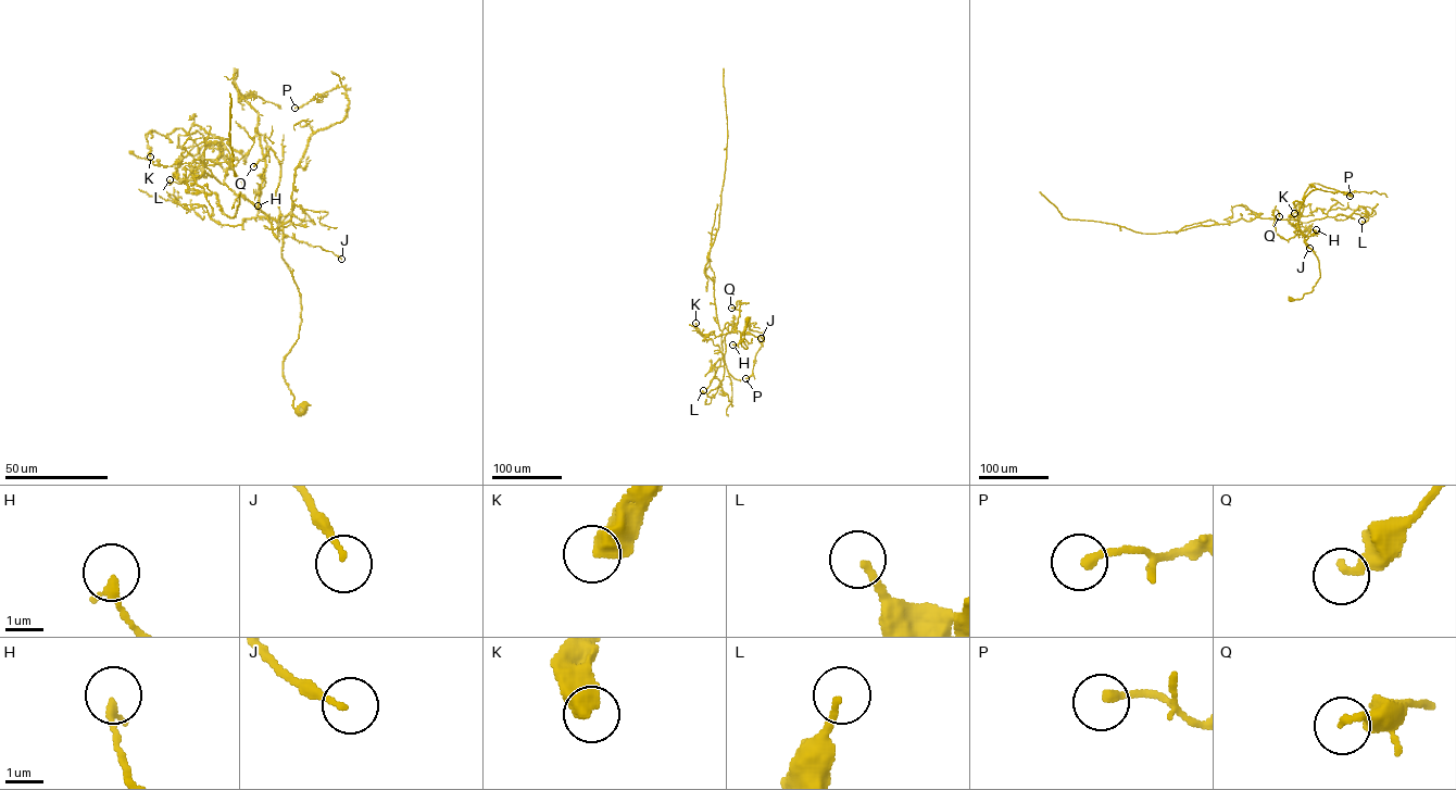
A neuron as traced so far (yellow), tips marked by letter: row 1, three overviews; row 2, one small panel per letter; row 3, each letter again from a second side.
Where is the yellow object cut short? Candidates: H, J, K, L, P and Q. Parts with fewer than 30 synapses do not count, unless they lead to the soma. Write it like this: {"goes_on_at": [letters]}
{"goes_on_at": []}

